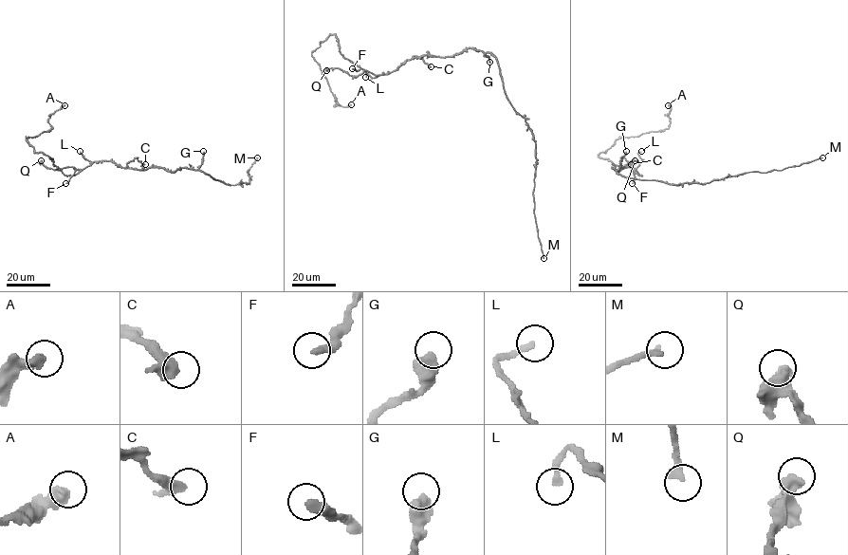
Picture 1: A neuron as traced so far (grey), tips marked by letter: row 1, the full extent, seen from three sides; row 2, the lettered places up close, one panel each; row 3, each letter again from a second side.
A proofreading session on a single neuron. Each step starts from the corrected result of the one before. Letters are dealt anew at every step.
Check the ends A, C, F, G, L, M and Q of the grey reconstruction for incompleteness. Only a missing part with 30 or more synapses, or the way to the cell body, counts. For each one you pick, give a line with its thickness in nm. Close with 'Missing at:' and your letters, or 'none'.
L: calibre 240 nm
M: calibre 240 nm
Missing at: L, M

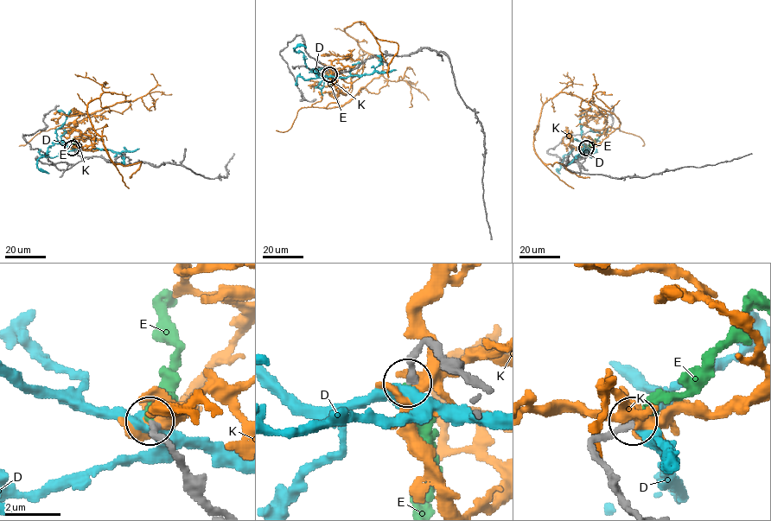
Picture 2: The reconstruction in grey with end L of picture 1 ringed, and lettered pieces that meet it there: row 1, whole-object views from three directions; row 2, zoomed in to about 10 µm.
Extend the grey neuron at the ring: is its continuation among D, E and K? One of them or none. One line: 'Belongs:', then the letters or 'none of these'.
Belongs: E

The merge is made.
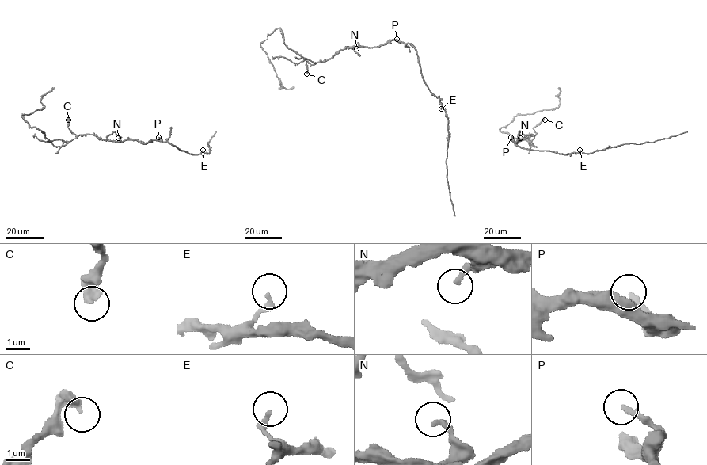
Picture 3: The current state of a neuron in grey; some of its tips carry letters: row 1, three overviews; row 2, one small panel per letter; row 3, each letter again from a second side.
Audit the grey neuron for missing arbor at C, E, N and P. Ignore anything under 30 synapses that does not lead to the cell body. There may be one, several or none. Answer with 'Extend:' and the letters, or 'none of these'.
Extend: none of these

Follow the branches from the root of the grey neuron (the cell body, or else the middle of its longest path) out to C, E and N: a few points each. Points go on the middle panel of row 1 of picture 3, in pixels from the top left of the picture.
C: (374, 47), (347, 47), (328, 59), (314, 64), (306, 62), (306, 74)
E: (374, 47), (392, 40), (411, 44), (416, 50), (423, 81), (439, 99), (441, 108)
N: (374, 47), (356, 48)

